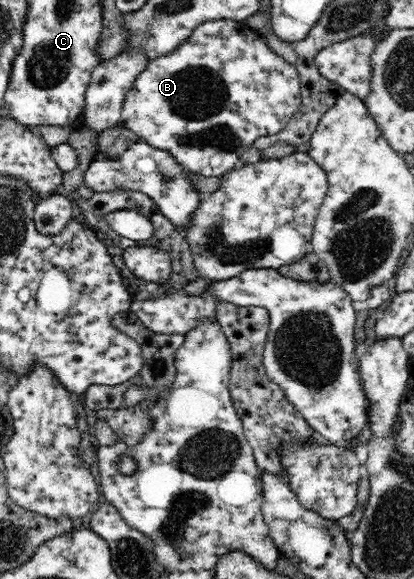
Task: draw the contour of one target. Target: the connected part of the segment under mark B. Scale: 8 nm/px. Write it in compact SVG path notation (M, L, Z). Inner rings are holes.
M220 18L210 22L203 22L200 26L194 28L194 32L190 34L190 38L187 38L186 42L182 43L182 46L178 46L170 54L164 54L158 56L158 58L154 58L136 76L136 80L132 83L133 87L126 93L121 112L121 126L134 132L139 139L150 144L150 146L154 146L160 150L166 150L166 152L172 154L175 162L178 162L178 165L181 165L186 172L195 173L204 177L222 178L228 171L232 171L240 165L241 154L245 149L251 148L258 138L279 134L289 124L289 121L294 117L298 108L302 106L299 80L300 77L295 65L291 65L281 55L276 54L254 30L246 27L246 22L236 21L230 18Z

